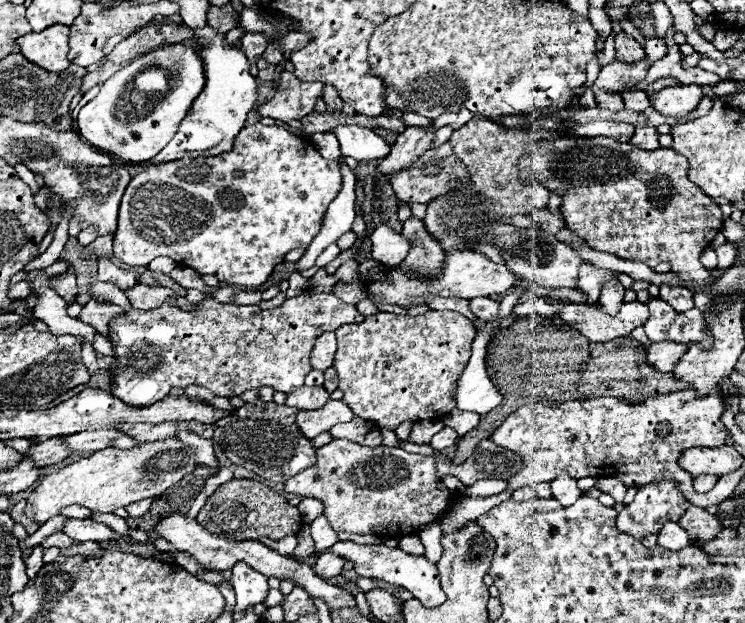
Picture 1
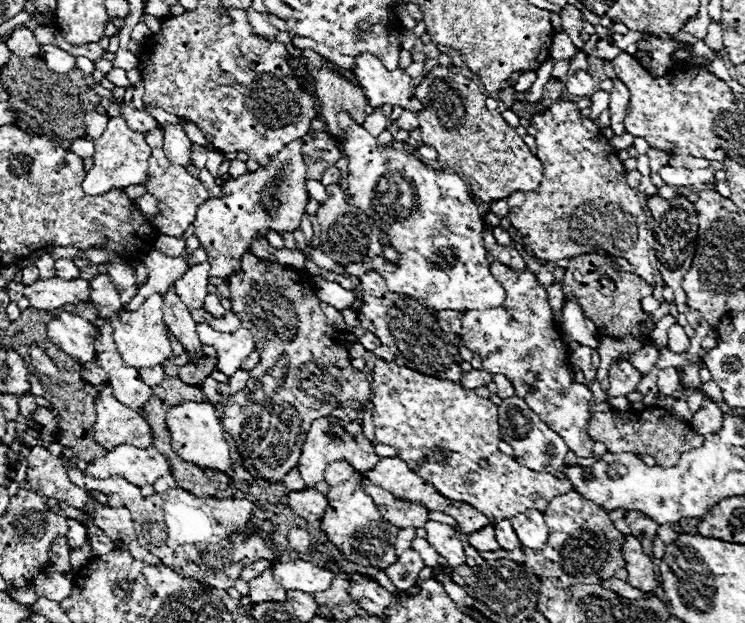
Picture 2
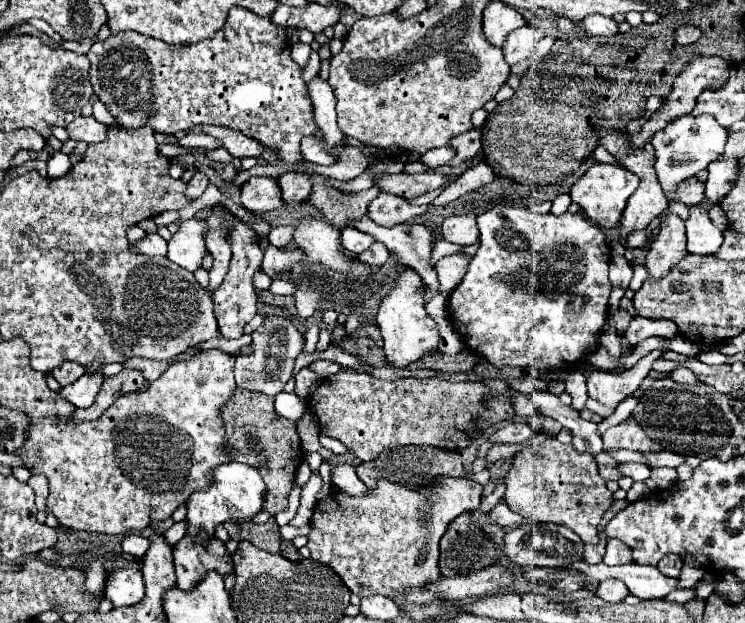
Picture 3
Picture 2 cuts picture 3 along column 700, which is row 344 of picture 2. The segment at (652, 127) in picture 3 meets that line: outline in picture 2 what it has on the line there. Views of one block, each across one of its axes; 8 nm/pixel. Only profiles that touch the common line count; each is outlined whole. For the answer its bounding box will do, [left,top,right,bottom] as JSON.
[48,312,96,364]

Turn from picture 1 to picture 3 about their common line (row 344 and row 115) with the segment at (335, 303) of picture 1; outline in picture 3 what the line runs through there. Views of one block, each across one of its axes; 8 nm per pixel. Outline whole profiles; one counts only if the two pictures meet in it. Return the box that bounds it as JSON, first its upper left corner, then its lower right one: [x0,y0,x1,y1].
[88,6,318,164]

